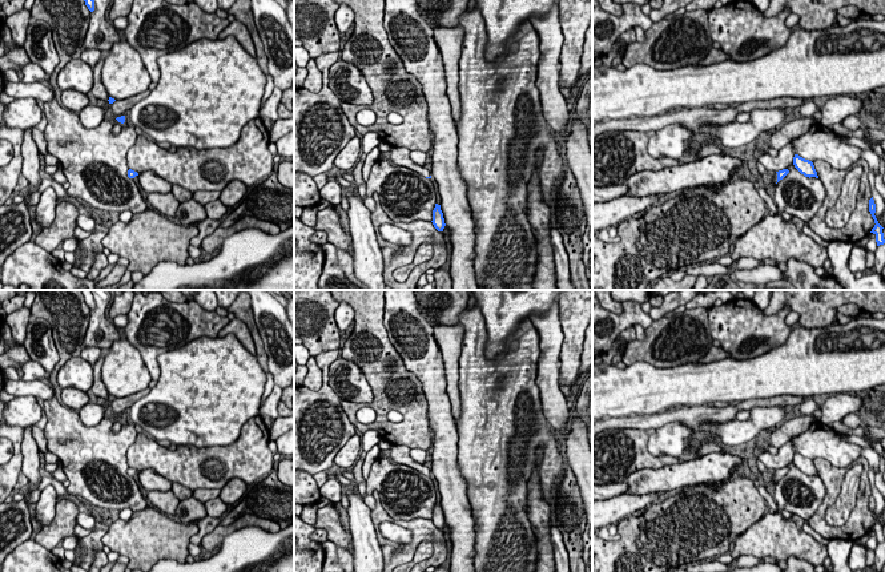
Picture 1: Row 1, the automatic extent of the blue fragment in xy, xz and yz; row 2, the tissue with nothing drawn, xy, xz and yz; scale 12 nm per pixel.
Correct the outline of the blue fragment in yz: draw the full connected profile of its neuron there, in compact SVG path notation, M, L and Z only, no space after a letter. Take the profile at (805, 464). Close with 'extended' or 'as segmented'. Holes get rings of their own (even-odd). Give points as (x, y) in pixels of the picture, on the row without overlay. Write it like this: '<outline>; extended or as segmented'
M795 452L793 463L805 475L809 475L809 476L816 475L816 476L818 476L817 470L814 467L814 463L813 463L812 459L805 458L805 456L800 455L798 452Z; as segmented

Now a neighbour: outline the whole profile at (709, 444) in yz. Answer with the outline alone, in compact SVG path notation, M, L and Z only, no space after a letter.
M715 436L705 438L703 442L696 442L693 446L693 454L696 454L699 458L711 452L723 452L723 446Z

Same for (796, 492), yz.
M793 462L787 467L789 471L776 482L772 491L773 500L779 509L798 515L806 521L821 505L826 488L820 476L805 475Z

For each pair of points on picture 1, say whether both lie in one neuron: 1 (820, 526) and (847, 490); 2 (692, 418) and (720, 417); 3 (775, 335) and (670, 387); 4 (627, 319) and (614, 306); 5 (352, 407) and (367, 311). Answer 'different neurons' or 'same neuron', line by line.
1: different neurons
2: same neuron
3: different neurons
4: different neurons
5: same neuron

